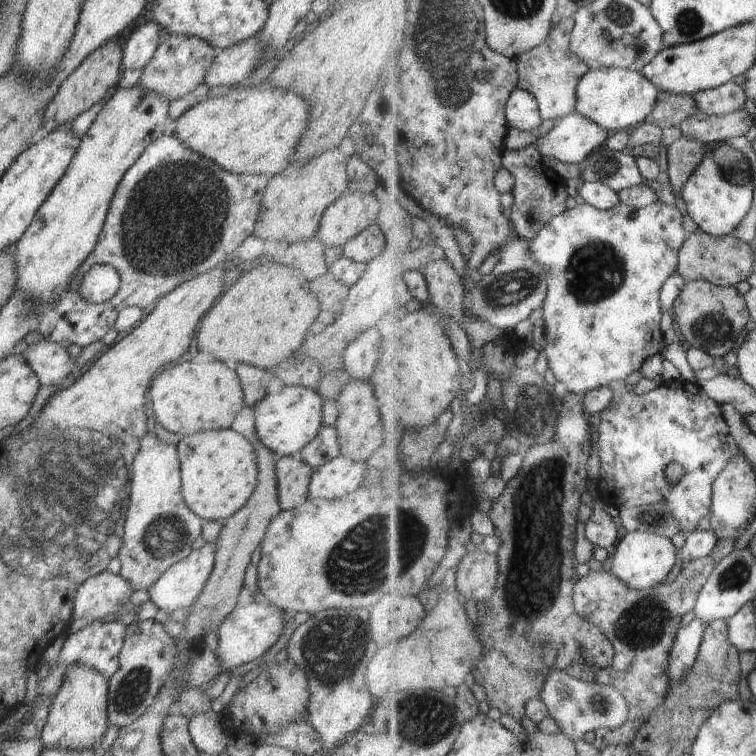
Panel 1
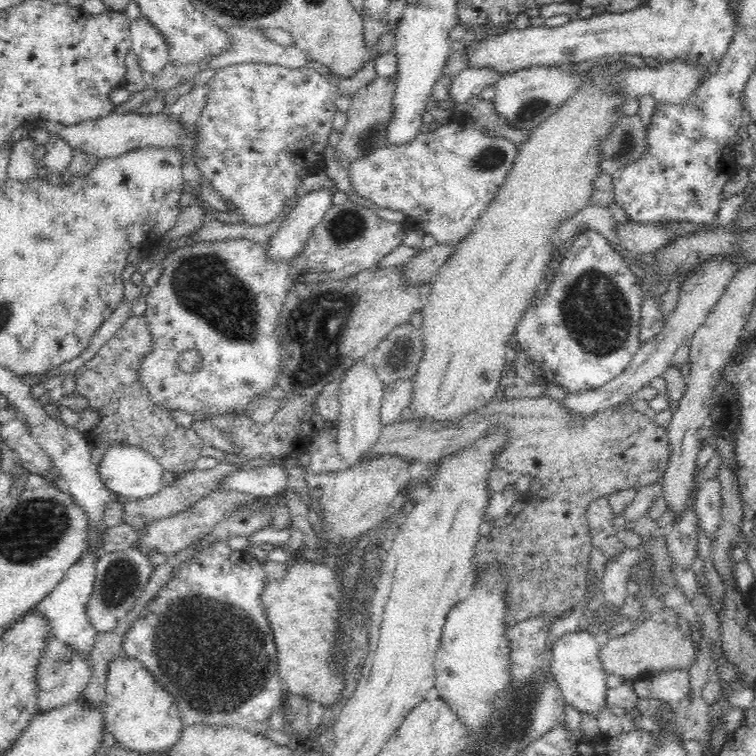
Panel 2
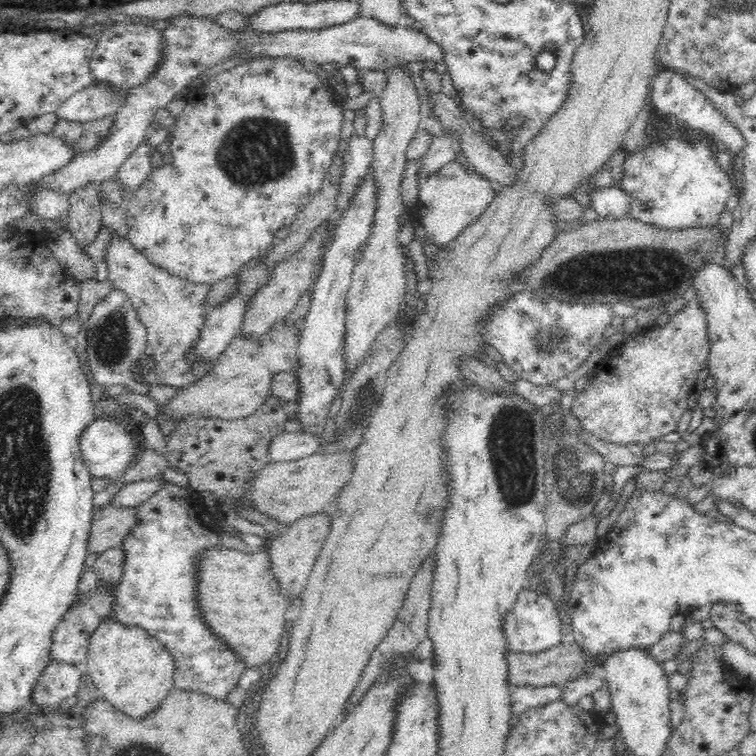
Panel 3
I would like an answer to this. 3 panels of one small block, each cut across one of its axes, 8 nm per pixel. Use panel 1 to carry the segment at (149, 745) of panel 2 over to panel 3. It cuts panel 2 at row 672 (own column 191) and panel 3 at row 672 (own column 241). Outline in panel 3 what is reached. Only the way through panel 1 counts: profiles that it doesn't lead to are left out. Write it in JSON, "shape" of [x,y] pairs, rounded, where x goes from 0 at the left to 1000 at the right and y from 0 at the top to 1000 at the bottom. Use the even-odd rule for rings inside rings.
{"shape":[[[149,816],[138,820],[119,841],[110,882],[112,893],[124,907],[130,925],[144,929],[148,935],[167,944],[167,948],[172,947],[172,951],[190,951],[204,943],[230,909],[231,878],[228,866],[210,851],[210,847],[198,841],[189,831],[164,828]]]}

